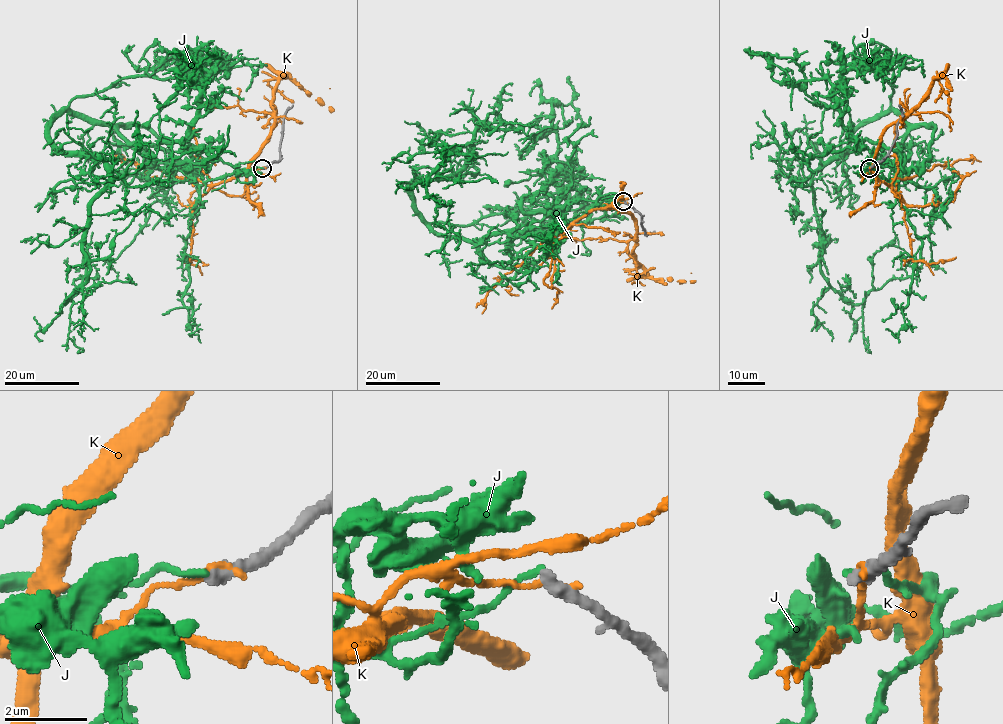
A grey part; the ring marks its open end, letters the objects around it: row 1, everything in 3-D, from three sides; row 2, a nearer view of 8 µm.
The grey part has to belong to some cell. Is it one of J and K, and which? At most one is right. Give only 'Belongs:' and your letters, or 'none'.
Belongs: none

